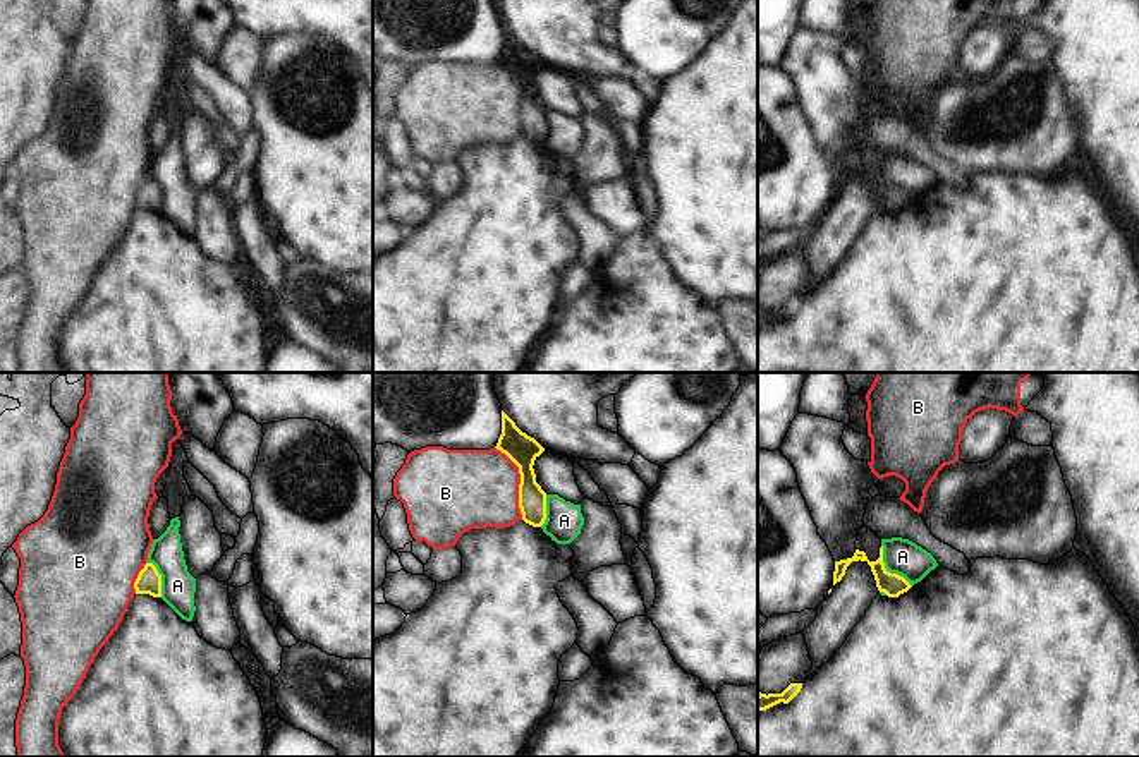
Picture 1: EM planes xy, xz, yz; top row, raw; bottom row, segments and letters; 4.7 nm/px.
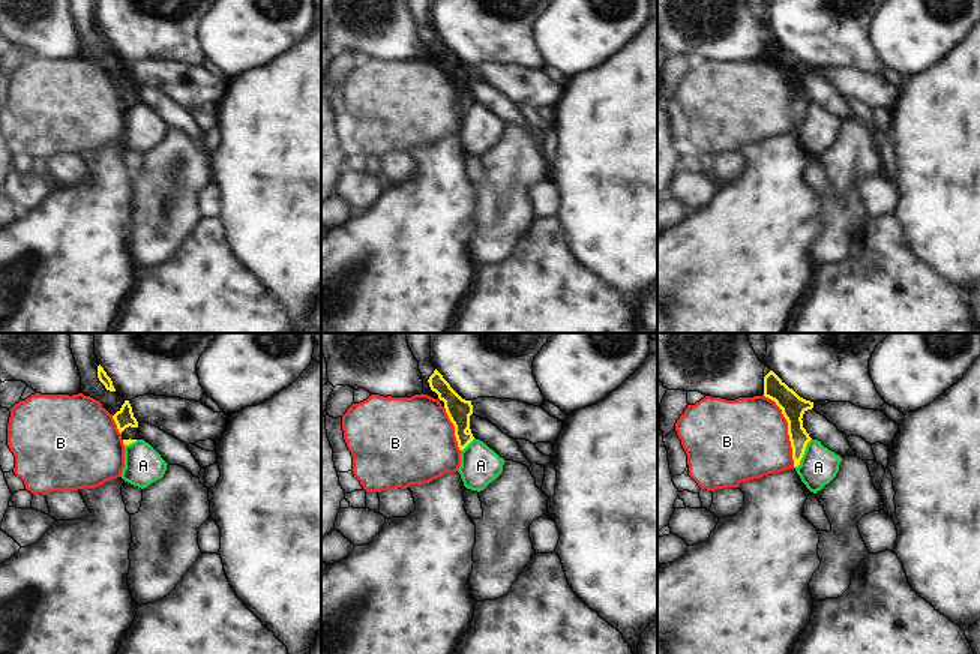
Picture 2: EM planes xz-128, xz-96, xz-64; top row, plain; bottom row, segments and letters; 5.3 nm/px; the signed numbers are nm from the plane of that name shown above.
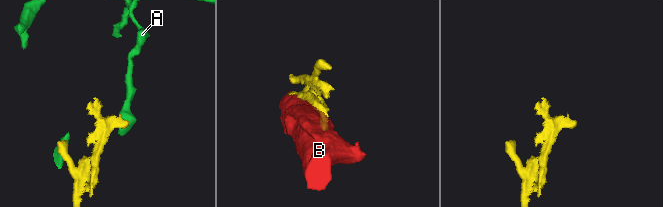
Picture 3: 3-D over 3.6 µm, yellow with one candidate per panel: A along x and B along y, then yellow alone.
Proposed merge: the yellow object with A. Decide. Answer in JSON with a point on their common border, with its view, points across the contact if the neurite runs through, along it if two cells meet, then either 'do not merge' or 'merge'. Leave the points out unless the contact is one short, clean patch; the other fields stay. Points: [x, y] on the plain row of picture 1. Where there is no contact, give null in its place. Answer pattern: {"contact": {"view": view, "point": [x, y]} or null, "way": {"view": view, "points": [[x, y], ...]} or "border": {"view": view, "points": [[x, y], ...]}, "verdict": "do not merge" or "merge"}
{"contact": {"view": "yz", "point": [885, 184]}, "border": {"view": "yz", "points": [[882, 160], [883, 181], [911, 201]]}, "verdict": "do not merge"}

